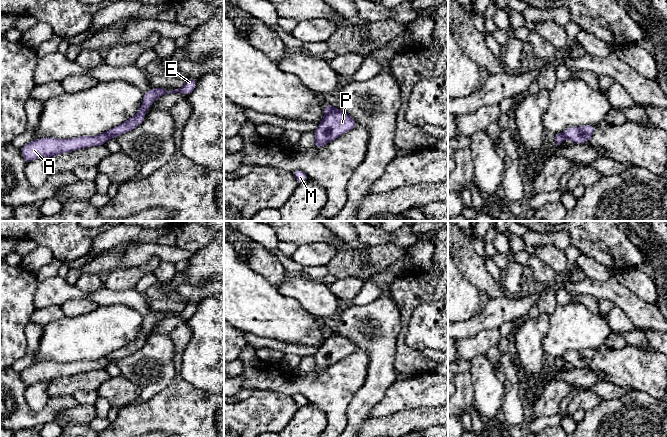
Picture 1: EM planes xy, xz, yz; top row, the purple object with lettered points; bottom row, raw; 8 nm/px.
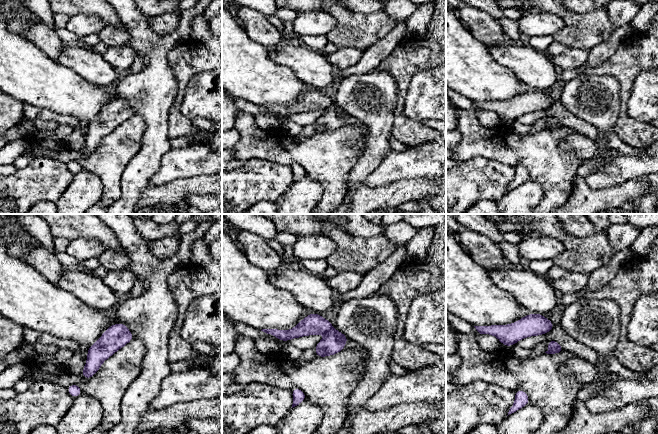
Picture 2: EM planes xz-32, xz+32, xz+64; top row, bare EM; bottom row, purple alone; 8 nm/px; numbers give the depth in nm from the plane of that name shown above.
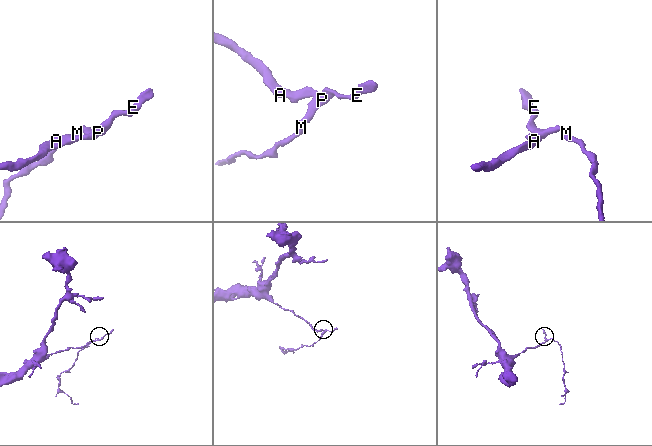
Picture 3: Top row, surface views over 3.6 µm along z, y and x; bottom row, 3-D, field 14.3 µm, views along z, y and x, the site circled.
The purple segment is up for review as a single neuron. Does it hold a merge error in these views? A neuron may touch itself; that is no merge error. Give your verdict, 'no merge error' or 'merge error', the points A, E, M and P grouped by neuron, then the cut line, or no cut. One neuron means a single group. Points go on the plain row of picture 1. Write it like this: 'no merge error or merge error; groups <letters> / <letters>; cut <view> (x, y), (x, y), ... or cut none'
merge error; groups A / E M P; cut xz (335, 331), (325, 340)

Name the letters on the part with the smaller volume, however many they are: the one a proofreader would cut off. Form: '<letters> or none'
E, M, P

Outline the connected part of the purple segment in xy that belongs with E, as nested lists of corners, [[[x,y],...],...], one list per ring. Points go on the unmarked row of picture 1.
[[[189,302],[185,304],[185,308],[180,313],[174,313],[172,316],[166,315],[164,312],[152,312],[148,314],[143,319],[143,326],[142,330],[137,336],[137,338],[129,343],[127,343],[124,347],[109,353],[105,358],[108,360],[108,362],[115,363],[117,360],[122,359],[124,357],[127,357],[131,355],[132,353],[138,351],[146,341],[146,334],[151,331],[152,327],[159,322],[162,319],[170,318],[170,317],[176,317],[179,316],[183,318],[184,320],[188,320],[197,310],[198,303],[195,302]]]

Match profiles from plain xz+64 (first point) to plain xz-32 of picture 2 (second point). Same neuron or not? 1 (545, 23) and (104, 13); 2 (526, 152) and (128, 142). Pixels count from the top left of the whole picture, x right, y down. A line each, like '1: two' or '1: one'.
1: two
2: one

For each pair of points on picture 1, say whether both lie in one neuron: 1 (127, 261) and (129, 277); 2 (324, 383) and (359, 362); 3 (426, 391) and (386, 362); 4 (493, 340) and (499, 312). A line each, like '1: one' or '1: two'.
1: two
2: one
3: two
4: two

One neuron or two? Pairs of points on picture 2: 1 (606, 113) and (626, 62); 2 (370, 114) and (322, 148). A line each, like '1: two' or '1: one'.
1: two
2: two

